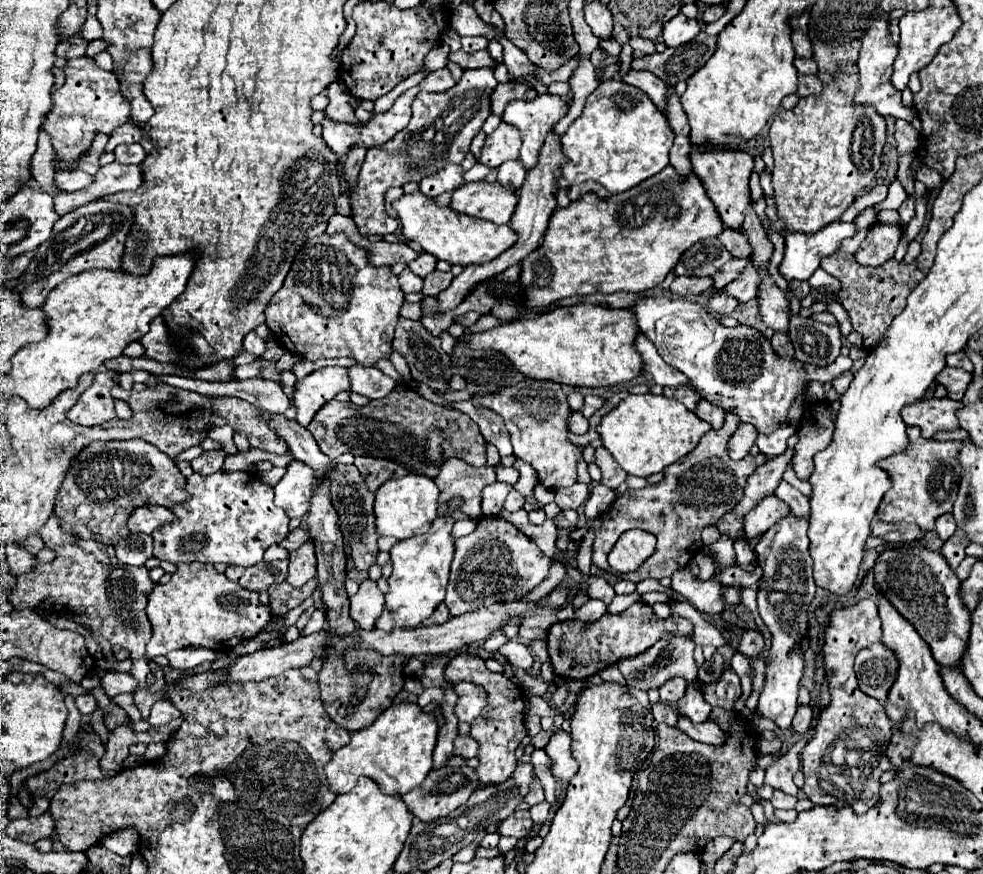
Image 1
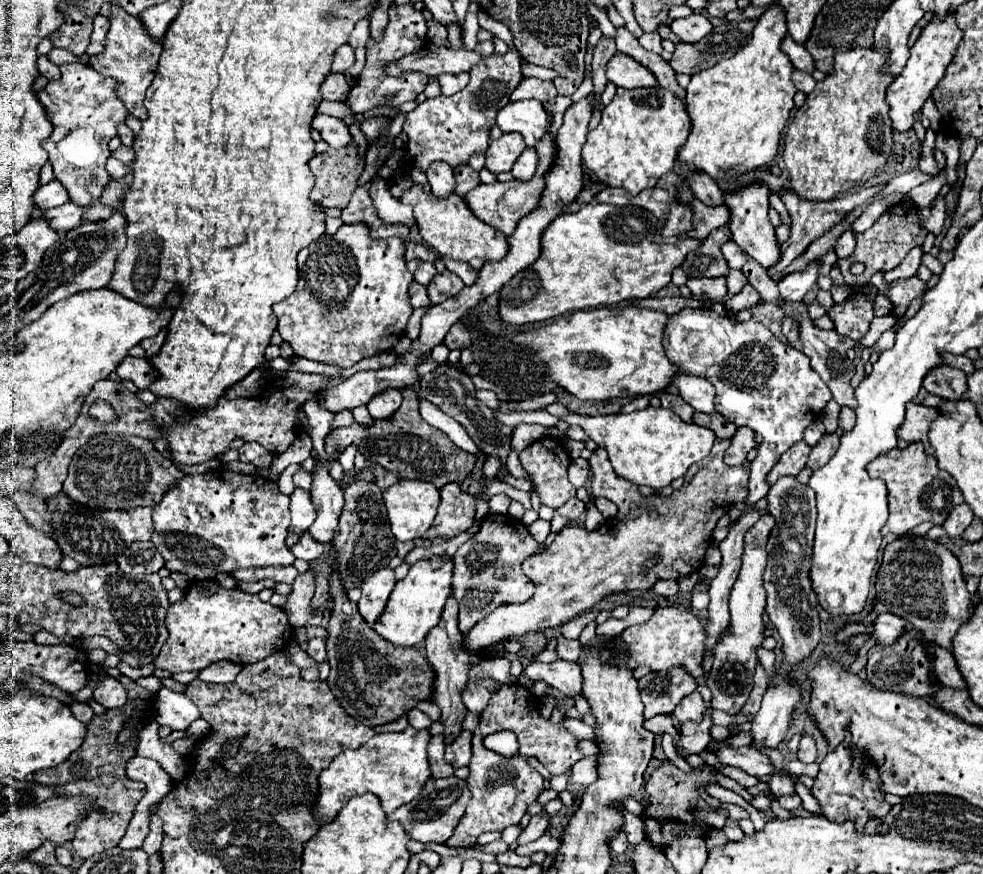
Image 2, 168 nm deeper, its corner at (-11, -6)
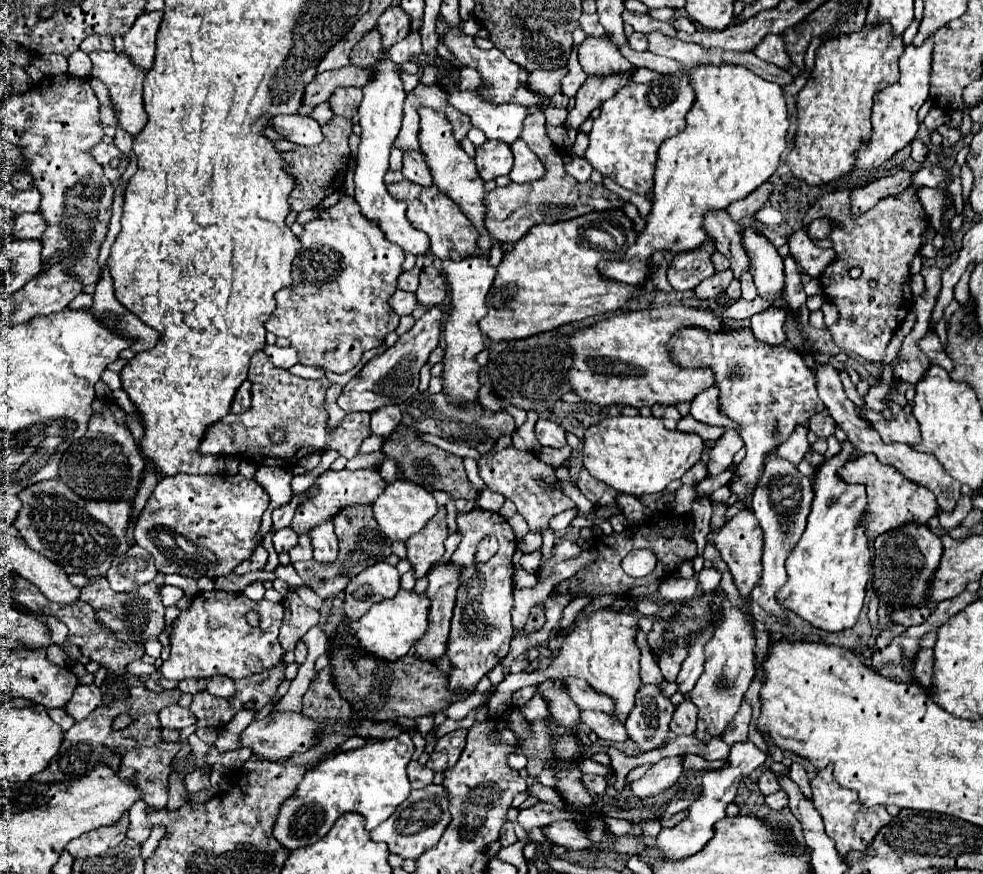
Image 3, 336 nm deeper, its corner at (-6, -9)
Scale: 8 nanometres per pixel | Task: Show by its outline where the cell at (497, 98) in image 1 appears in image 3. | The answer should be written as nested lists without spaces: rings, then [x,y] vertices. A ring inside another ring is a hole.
[[[566,68],[564,70],[534,70],[534,72],[530,72],[526,86],[534,94],[552,98],[560,90],[560,80],[566,76],[566,72],[568,72]]]

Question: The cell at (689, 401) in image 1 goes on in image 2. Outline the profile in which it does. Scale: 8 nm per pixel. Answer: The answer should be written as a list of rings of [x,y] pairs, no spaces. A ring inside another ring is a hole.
[[[677,399],[677,401],[675,401],[673,411],[675,411],[685,423],[691,423],[691,417],[693,417],[693,413],[695,413],[695,409],[693,409],[689,403],[685,403],[683,399]]]

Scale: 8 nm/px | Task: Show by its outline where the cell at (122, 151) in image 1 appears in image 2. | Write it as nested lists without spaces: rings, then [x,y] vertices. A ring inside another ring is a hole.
[[[121,145],[119,149],[115,149],[115,151],[111,153],[111,157],[123,161],[123,163],[131,169],[131,167],[133,167],[133,159],[135,159],[135,151],[133,151],[133,147],[125,147],[125,145]]]

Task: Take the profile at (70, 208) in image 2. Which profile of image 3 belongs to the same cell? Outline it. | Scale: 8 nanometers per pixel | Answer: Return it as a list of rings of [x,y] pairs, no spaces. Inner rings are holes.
[[[18,214],[14,216],[14,222],[12,226],[8,228],[8,236],[10,238],[42,238],[44,230],[48,228],[46,220],[42,218],[42,214]]]

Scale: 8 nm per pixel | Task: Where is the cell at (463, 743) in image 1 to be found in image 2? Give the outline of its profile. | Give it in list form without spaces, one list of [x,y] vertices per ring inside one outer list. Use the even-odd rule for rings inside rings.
[[[461,731],[451,745],[445,747],[445,761],[451,767],[465,767],[471,759],[471,731]]]

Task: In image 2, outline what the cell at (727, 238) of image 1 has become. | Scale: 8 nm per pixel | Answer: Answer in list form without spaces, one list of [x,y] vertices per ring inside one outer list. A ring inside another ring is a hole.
[[[733,241],[723,243],[721,251],[723,251],[723,257],[727,257],[729,269],[741,269],[745,265],[745,261],[747,261],[747,257],[745,257],[747,253],[741,251],[741,247],[737,247]]]

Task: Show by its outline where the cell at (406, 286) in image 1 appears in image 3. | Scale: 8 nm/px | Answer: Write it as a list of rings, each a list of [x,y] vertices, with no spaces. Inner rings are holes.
[[[396,290],[390,298],[390,306],[394,308],[394,312],[398,316],[406,316],[406,314],[414,312],[414,308],[418,306],[418,300],[416,300],[416,294],[412,294],[412,292]]]

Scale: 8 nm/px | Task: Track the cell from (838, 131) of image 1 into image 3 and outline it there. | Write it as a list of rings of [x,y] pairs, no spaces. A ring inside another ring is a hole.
[[[878,26],[878,30],[862,30],[862,34],[848,34],[846,38],[834,38],[830,42],[824,42],[816,52],[816,66],[814,72],[810,72],[810,78],[806,86],[798,92],[798,130],[794,136],[794,150],[796,154],[788,154],[786,166],[790,172],[808,184],[826,184],[840,176],[846,176],[850,170],[854,170],[856,164],[856,152],[860,146],[864,146],[872,136],[872,98],[876,92],[886,88],[888,84],[894,84],[900,78],[898,60],[904,52],[902,38],[894,38],[890,34],[890,26]]]

